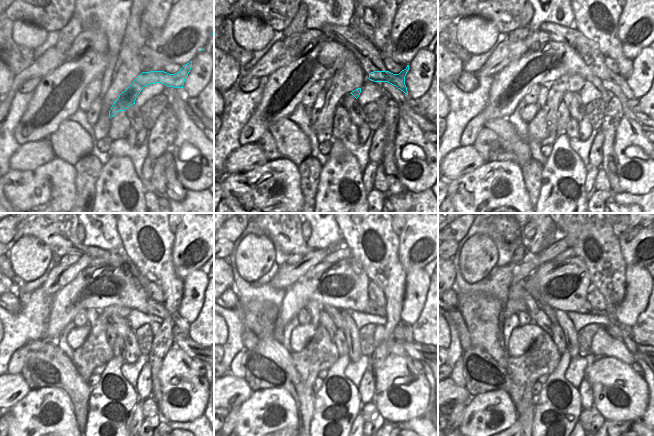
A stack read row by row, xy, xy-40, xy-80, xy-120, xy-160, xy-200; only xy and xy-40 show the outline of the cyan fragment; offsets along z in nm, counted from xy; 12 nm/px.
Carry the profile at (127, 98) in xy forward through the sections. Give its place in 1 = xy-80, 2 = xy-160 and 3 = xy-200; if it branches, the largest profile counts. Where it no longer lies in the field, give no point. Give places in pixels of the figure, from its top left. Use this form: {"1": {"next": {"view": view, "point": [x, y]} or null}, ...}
{"1": {"next": {"view": "xy-80", "point": [611, 76]}}, "2": {"next": {"view": "xy-160", "point": [403, 332]}}, "3": {"next": {"view": "xy-200", "point": [626, 333]}}}

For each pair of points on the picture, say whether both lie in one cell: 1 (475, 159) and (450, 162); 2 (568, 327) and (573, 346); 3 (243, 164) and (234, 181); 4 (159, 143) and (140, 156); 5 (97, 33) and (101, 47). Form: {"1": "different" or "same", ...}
{"1": "same", "2": "same", "3": "different", "4": "different", "5": "same"}

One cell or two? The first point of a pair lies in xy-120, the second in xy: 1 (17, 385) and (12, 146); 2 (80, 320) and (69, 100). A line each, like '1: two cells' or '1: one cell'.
1: two cells
2: two cells

